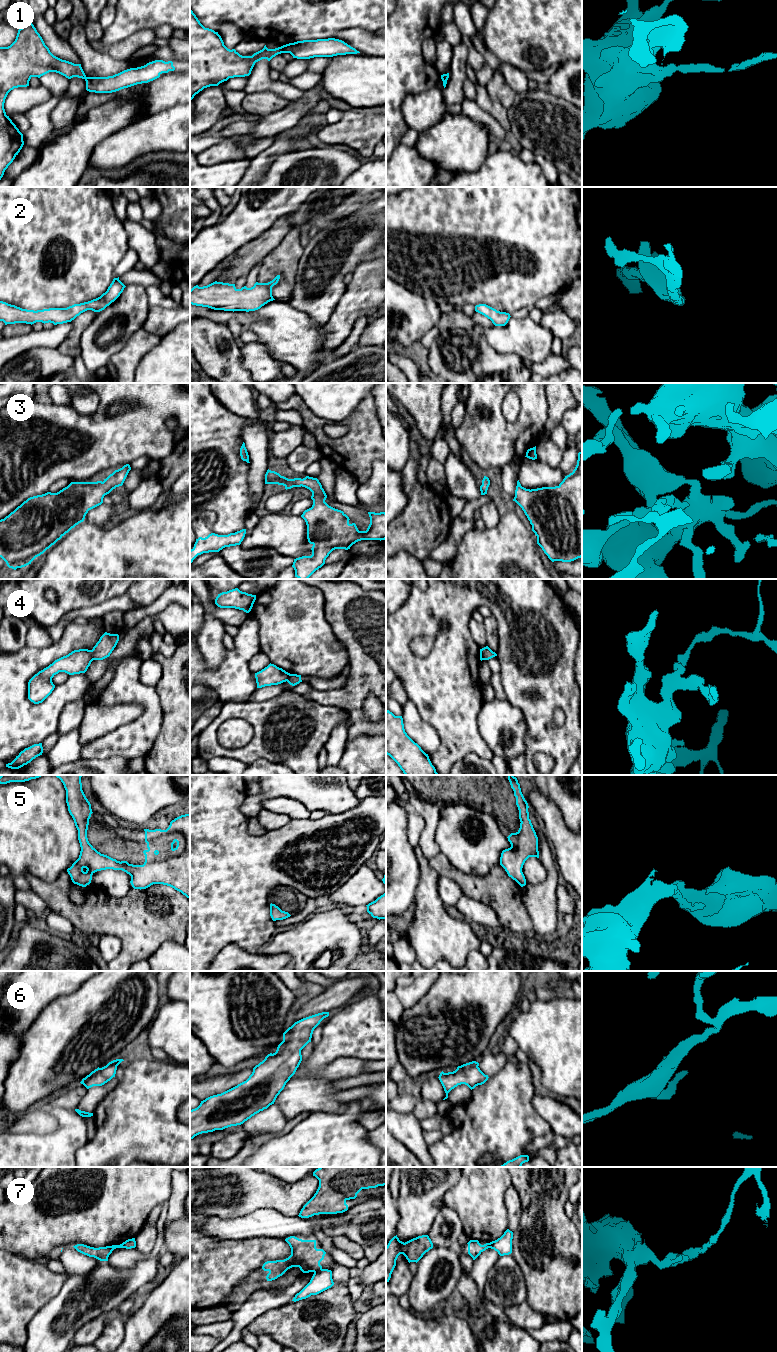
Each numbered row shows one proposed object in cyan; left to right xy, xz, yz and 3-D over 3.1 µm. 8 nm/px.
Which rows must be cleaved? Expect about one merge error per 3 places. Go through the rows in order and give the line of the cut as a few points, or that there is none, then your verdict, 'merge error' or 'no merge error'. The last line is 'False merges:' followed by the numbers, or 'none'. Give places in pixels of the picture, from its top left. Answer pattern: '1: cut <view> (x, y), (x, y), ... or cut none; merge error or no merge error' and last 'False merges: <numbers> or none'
1: cut xz (281, 46), (283, 52); merge error
2: cut none; no merge error
3: cut none; no merge error
4: cut xy (89, 650), (93, 659); merge error
5: cut none; no merge error
6: cut none; no merge error
7: cut xz (321, 1268), (314, 1272); merge error
False merges: 1, 4, 7

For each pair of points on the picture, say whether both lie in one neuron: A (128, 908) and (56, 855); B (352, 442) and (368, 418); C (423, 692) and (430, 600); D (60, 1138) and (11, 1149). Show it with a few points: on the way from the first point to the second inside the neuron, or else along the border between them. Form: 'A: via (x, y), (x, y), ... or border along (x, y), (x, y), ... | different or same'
A: border along (66, 870), (62, 871), (53, 880), (45, 881) | different
B: via (358, 436), (363, 431), (363, 424) | same
C: via (411, 669), (404, 660), (404, 628), (409, 623) | same
D: via (48, 1150), (23, 1150) | same

